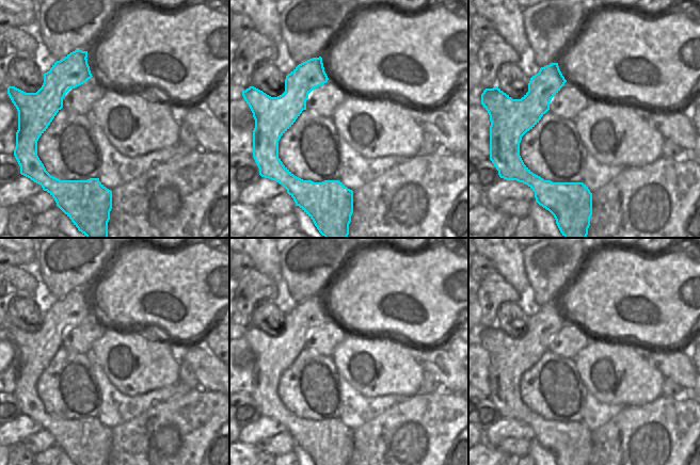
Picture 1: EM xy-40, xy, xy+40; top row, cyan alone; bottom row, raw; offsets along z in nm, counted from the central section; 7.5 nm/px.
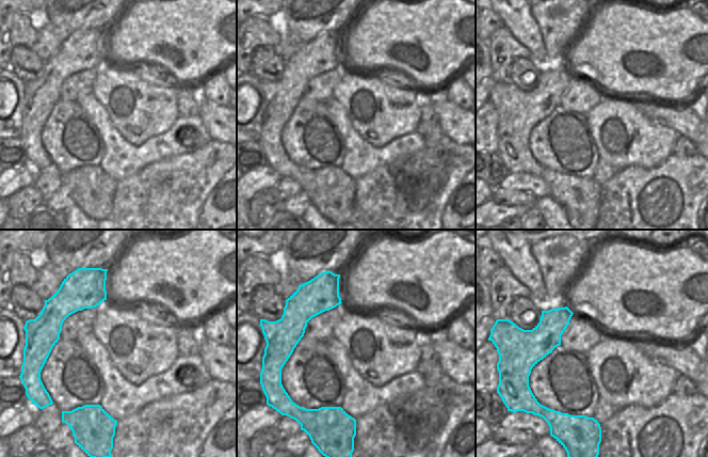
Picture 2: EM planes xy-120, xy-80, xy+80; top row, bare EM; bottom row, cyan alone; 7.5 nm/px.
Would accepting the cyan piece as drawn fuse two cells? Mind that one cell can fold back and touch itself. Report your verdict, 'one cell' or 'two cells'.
one cell

